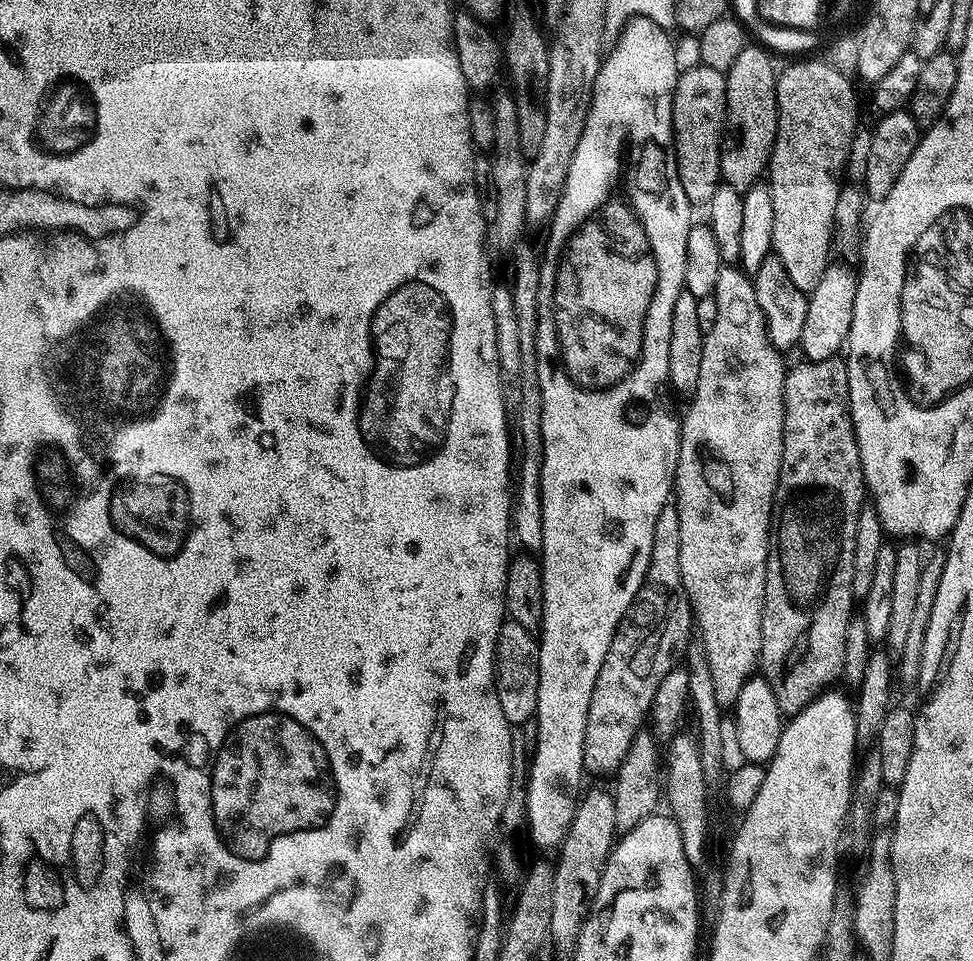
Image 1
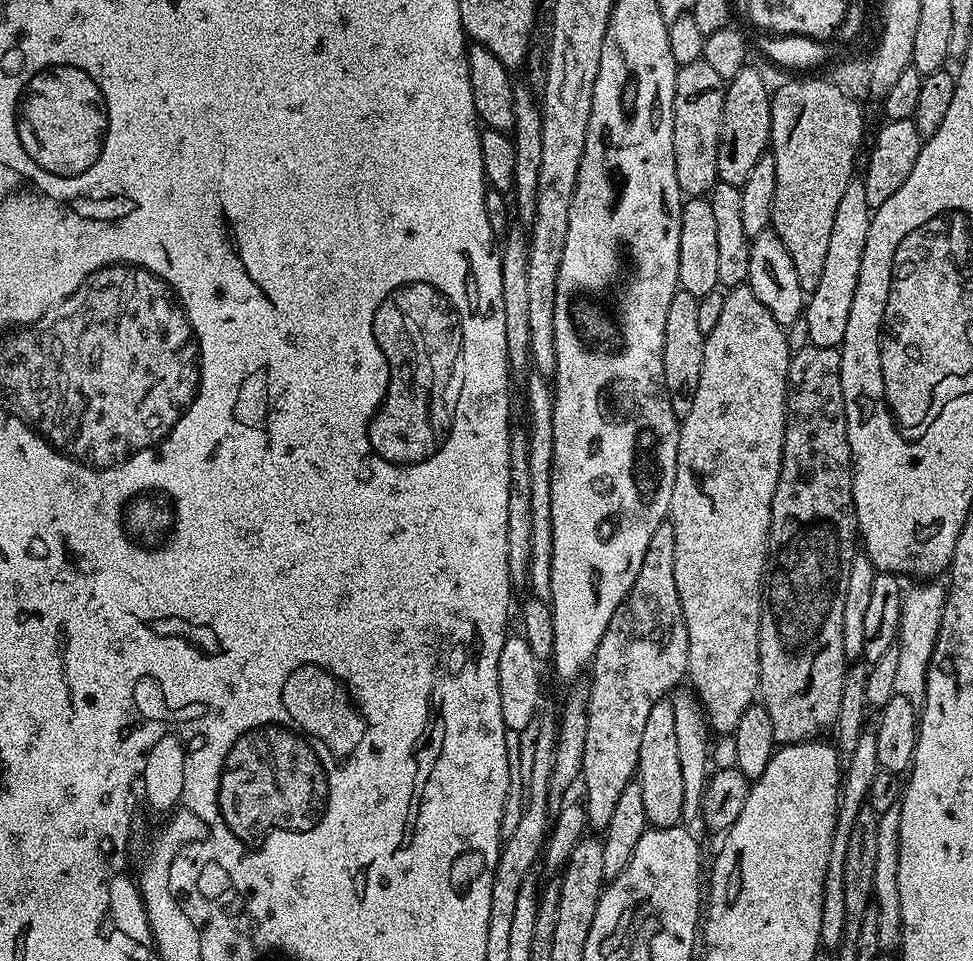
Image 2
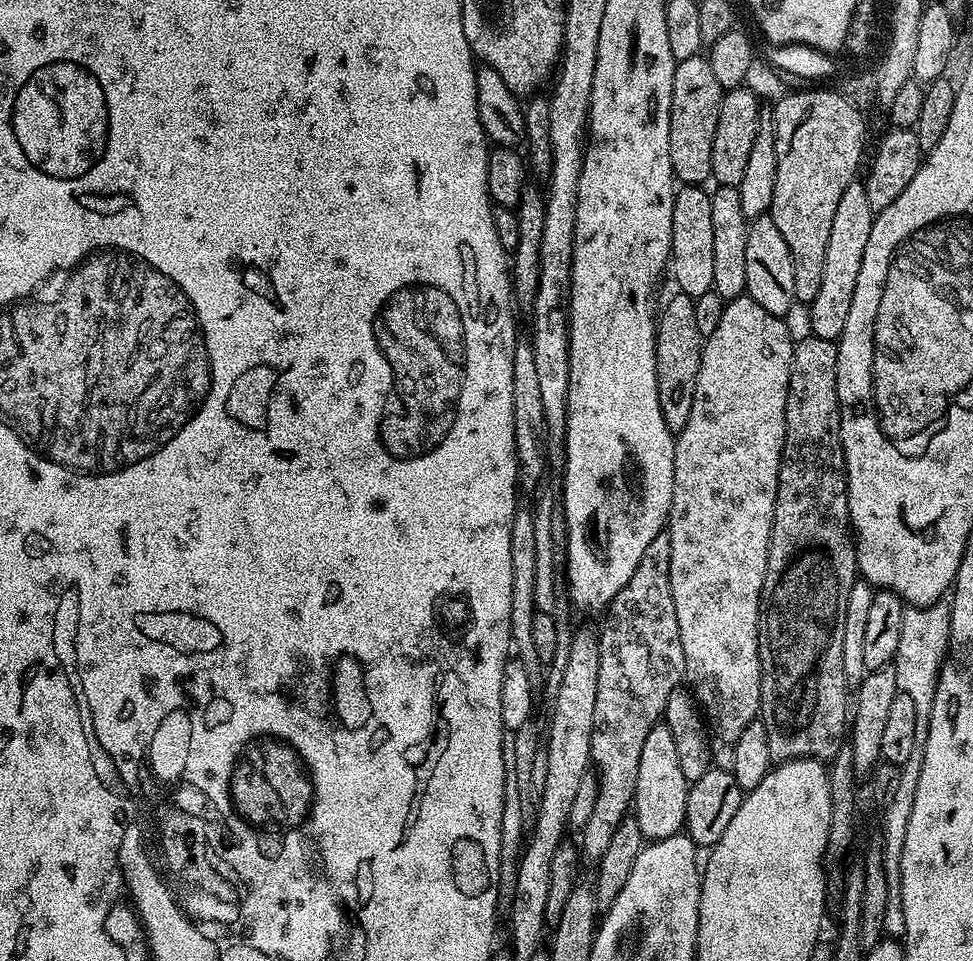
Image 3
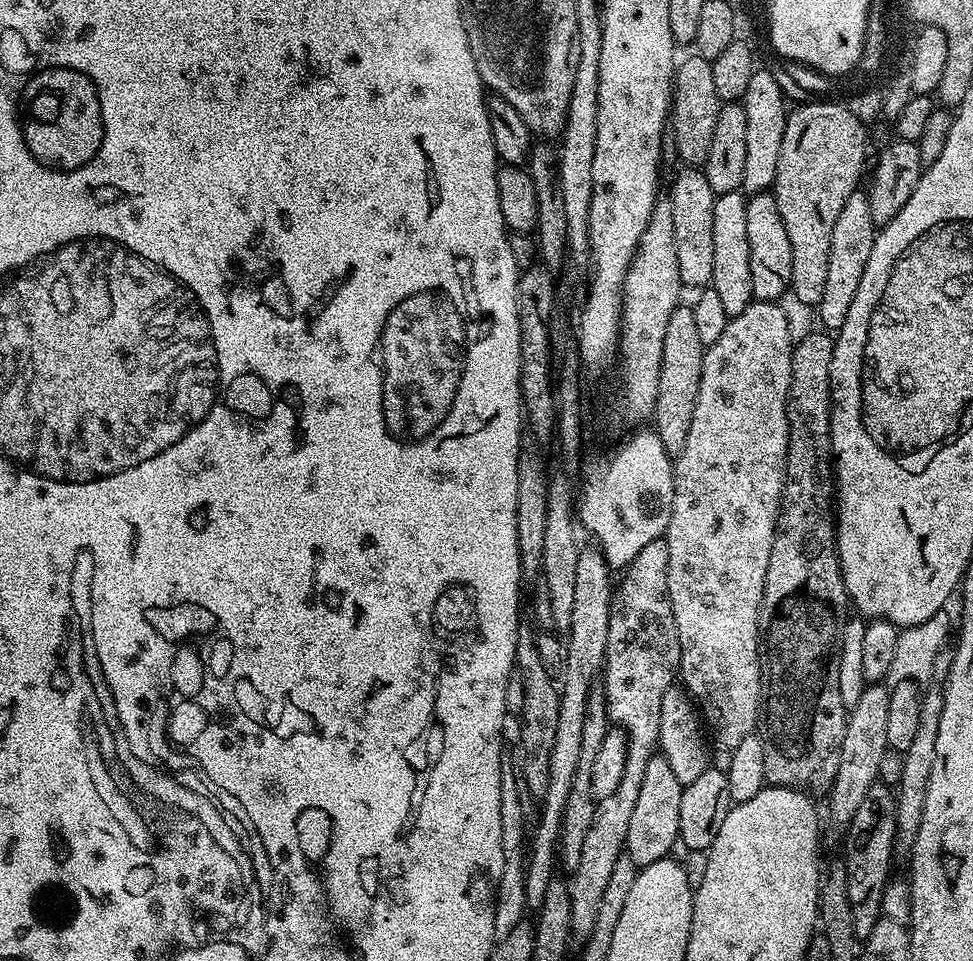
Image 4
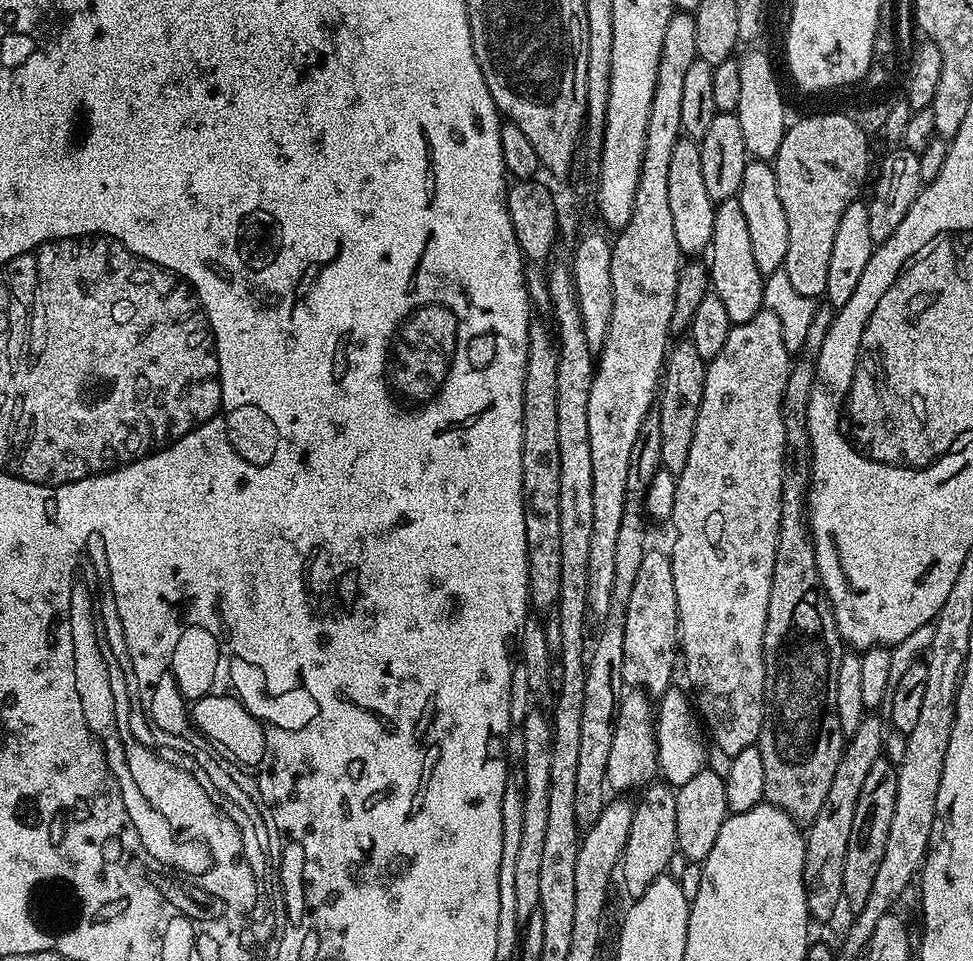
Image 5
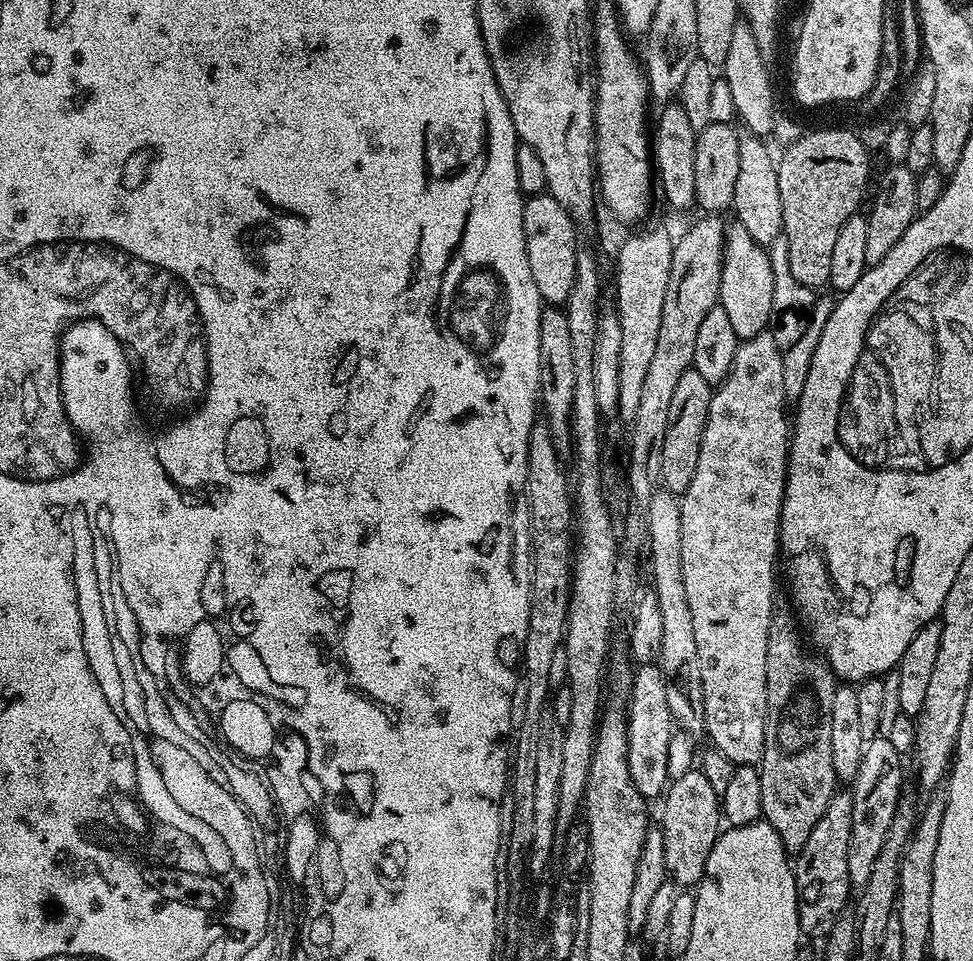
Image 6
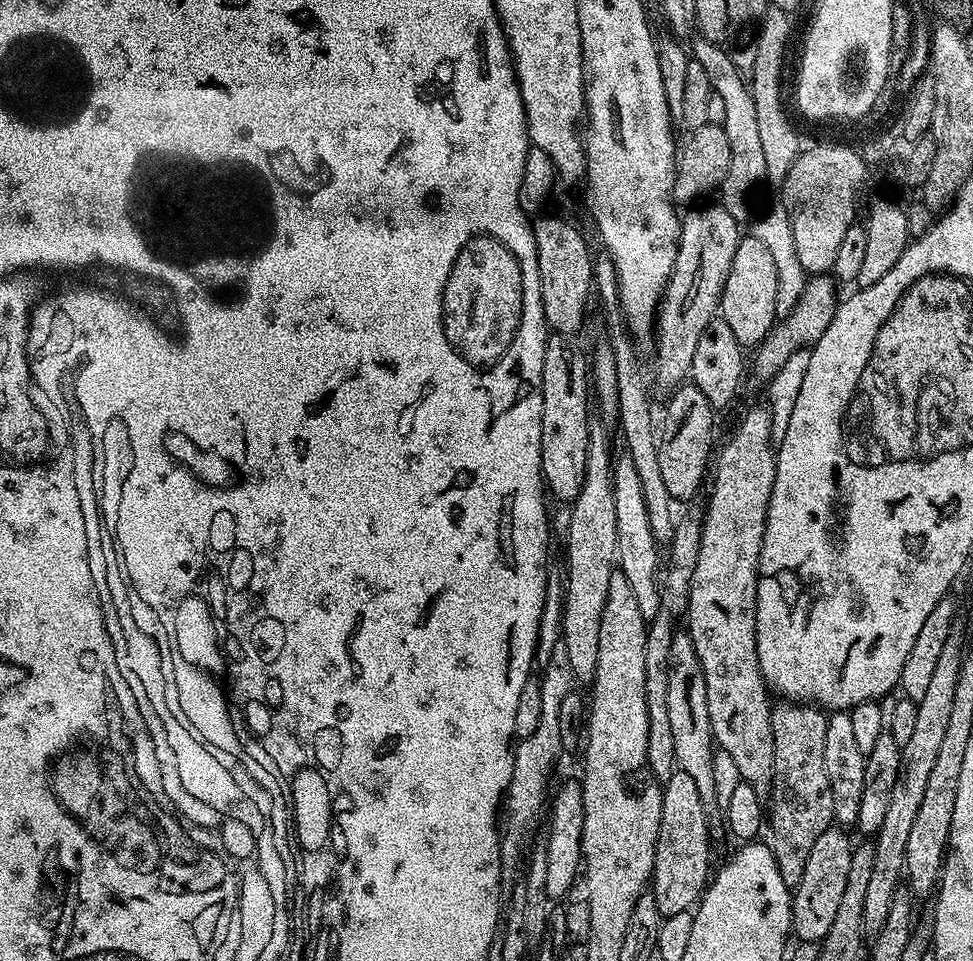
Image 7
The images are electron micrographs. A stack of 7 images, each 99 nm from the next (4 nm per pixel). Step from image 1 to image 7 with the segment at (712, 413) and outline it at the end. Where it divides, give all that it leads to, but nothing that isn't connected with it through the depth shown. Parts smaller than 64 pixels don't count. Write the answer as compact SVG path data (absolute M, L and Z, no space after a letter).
M767 407L752 408L736 424L736 429L732 432L732 437L728 441L719 445L718 451L714 456L714 467L710 472L710 488L712 484L712 493L708 496L708 509L703 509L702 519L702 542L698 550L698 566L694 566L694 578L690 586L688 595L688 611L686 621L688 620L688 632L692 635L692 648L696 651L696 656L700 659L698 664L699 671L704 674L706 682L706 698L708 699L708 713L712 723L712 734L715 743L732 759L734 767L740 771L739 779L743 783L752 785L757 790L764 790L771 785L772 767L774 766L774 750L772 745L772 708L768 704L769 689L764 682L764 675L760 672L760 663L758 662L758 646L756 645L756 580L760 577L760 551L762 550L762 538L766 530L766 514L770 506L770 490L774 490L774 474L776 473L776 448L772 438L772 415L768 413Z

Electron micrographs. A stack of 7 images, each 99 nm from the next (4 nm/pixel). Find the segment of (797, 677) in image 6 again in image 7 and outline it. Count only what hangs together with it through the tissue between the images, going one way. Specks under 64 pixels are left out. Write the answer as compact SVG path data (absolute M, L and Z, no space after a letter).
M784 702L781 708L778 706L772 708L772 745L776 747L774 750L774 766L772 767L772 782L770 785L772 792L772 812L770 808L770 820L772 816L772 840L770 839L770 847L772 856L776 860L776 865L780 871L782 882L789 886L794 886L802 878L802 870L806 870L806 858L810 858L810 850L814 850L814 842L818 842L818 838L828 828L833 827L834 802L832 801L832 792L828 788L828 775L826 774L826 758L824 751L826 750L826 726L828 725L828 716L825 715L819 707L813 706L808 702Z

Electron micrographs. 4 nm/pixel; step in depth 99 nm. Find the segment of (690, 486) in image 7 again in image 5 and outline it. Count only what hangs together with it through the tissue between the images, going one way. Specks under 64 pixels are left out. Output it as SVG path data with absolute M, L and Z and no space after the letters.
M684 338L671 345L664 362L662 391L658 396L658 415L662 426L663 471L679 474L686 470L686 457L694 442L694 426L698 422L698 410L702 406L702 390L706 382L706 362L698 350L694 350L691 339Z

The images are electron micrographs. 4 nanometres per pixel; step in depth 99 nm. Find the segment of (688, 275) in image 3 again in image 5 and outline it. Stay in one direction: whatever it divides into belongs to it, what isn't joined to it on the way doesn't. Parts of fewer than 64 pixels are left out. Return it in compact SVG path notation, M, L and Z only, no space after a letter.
M682 138L674 146L672 157L670 157L668 197L674 217L674 234L678 238L681 253L688 258L699 257L696 256L699 252L707 253L714 234L716 204L706 191L706 182L702 182L702 154L697 141Z

